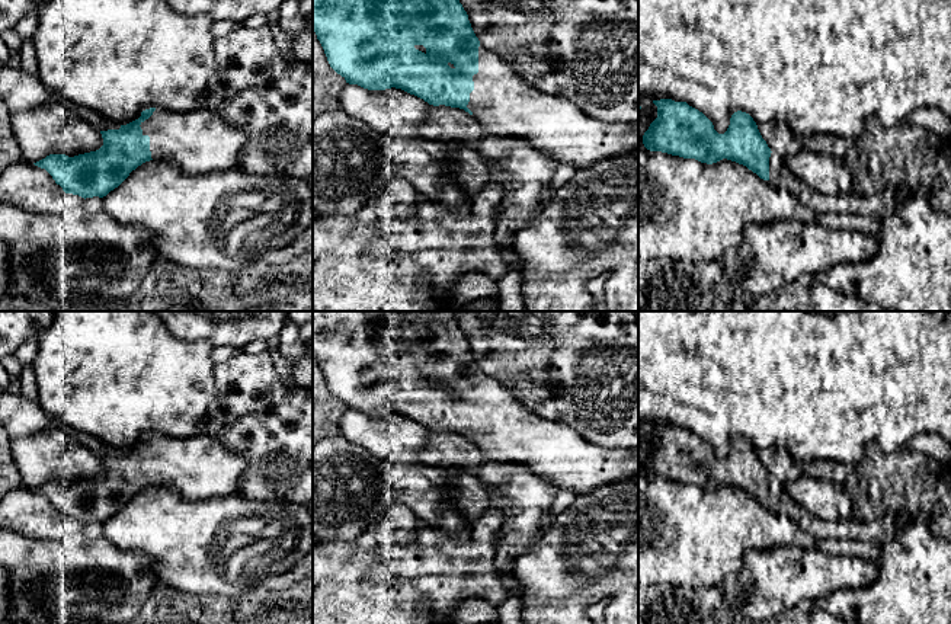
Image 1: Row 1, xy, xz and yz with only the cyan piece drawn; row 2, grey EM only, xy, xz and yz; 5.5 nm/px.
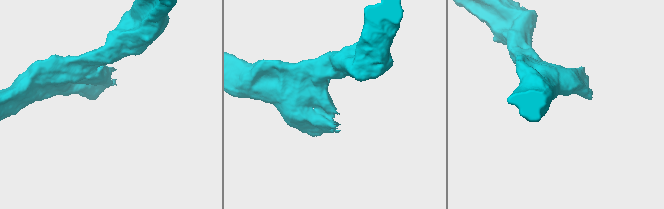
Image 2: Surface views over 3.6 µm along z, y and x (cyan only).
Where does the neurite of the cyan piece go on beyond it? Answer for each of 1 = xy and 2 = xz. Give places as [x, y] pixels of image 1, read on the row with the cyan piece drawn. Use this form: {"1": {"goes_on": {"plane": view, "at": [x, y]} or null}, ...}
{"1": {"goes_on": {"plane": "xy", "at": [202, 141]}}, "2": {"goes_on": {"plane": "xz", "at": [500, 101]}}}

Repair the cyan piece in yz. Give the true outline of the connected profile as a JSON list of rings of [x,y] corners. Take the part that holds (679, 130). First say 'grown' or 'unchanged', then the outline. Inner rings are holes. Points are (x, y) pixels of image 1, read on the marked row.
unchanged; [[[660,99],[653,103],[657,106],[657,118],[643,135],[647,150],[707,164],[727,159],[769,180],[772,151],[749,113],[734,112],[727,131],[718,134],[713,122],[686,102]]]

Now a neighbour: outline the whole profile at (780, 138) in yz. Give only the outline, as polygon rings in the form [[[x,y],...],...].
[[[768,122],[766,125],[758,125],[758,129],[771,151],[782,157],[794,156],[803,150],[801,138],[784,122]]]

